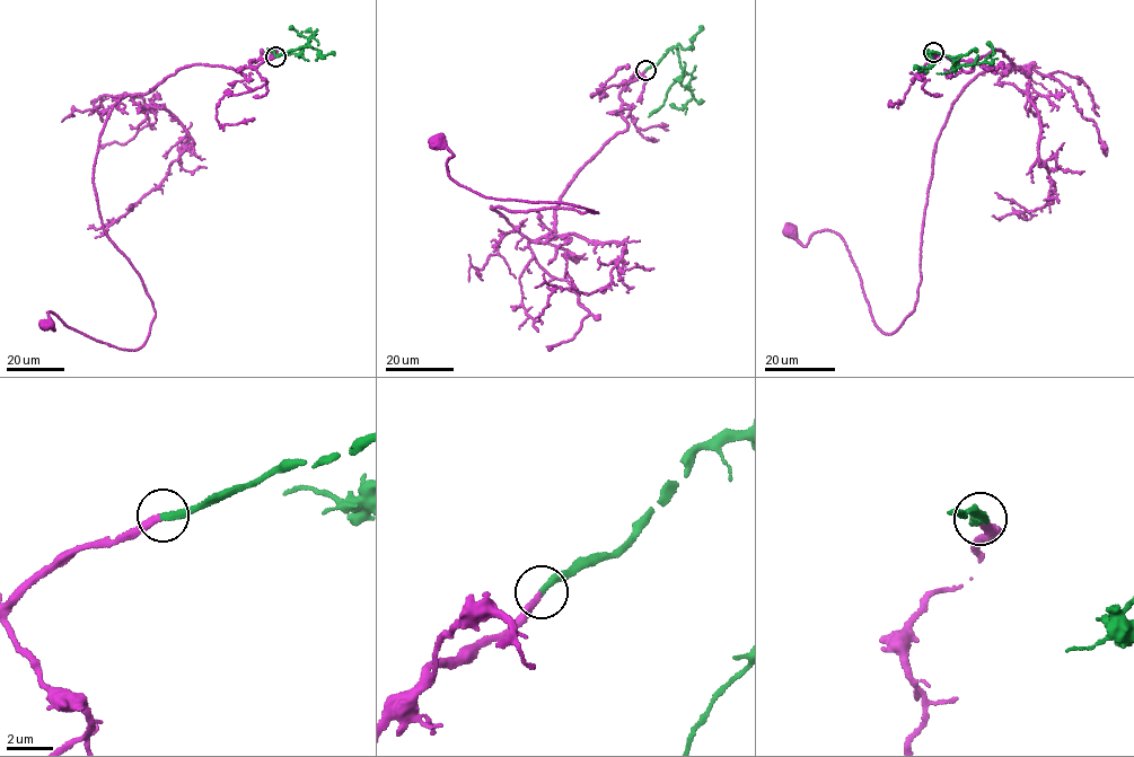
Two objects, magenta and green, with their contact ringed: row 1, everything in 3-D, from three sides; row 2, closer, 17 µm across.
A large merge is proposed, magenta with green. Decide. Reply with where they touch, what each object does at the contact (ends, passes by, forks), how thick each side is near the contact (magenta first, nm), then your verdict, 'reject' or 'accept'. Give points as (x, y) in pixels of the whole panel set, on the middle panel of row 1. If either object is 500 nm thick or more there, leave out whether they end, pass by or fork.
place (645, 70); magenta ends; green ends; calibres 320 and 320 nm; accept

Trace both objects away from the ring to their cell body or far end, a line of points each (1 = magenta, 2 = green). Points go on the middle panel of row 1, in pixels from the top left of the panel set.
1: (645, 70), (620, 94), (627, 129), (574, 174), (542, 237), (491, 207), (598, 213), (459, 185), (437, 141)
2: (645, 70), (658, 64), (668, 49), (676, 47), (684, 73), (680, 84), (693, 97), (682, 108), (669, 104)

